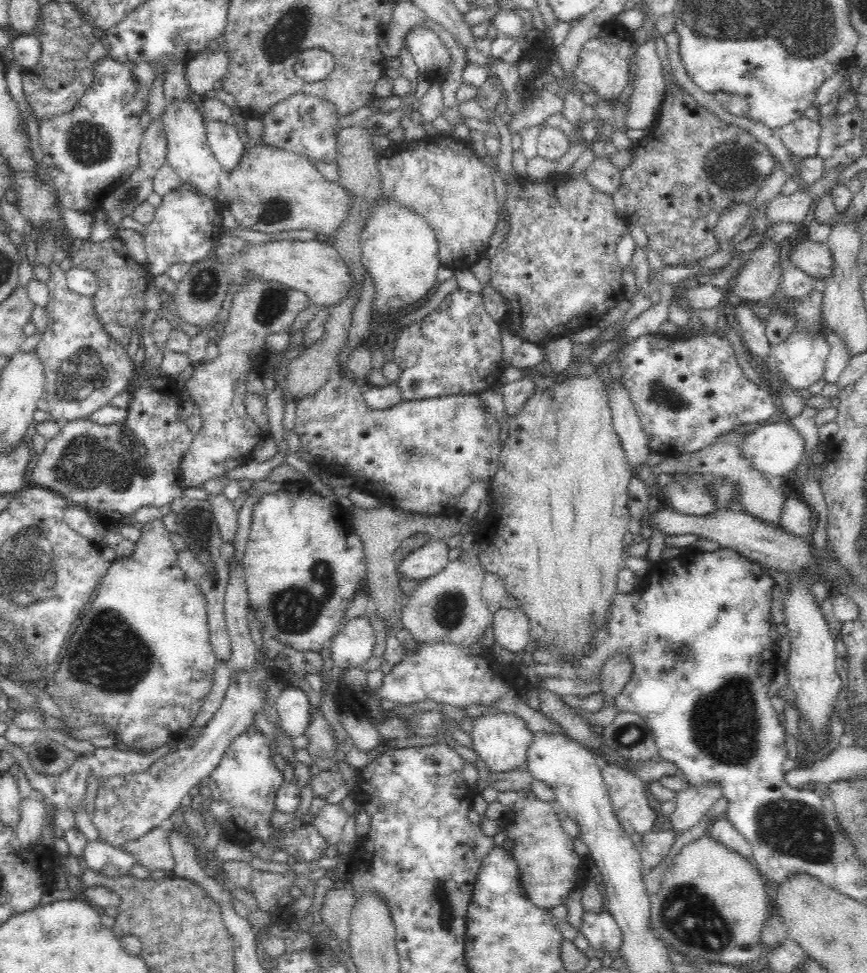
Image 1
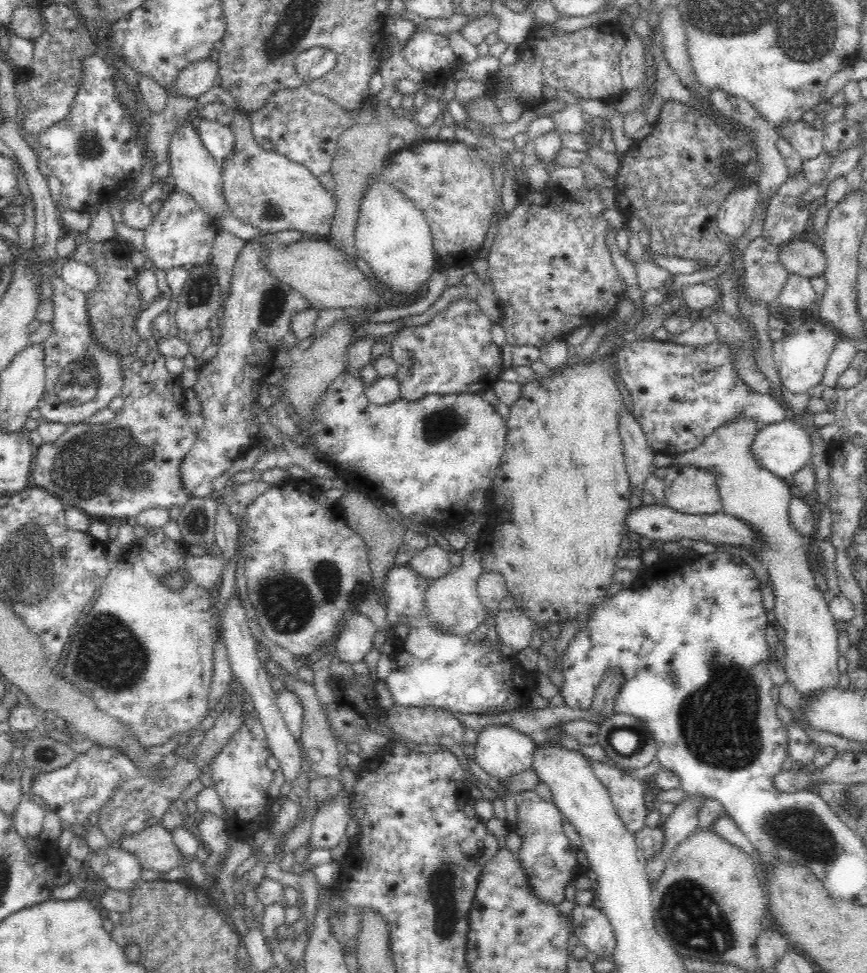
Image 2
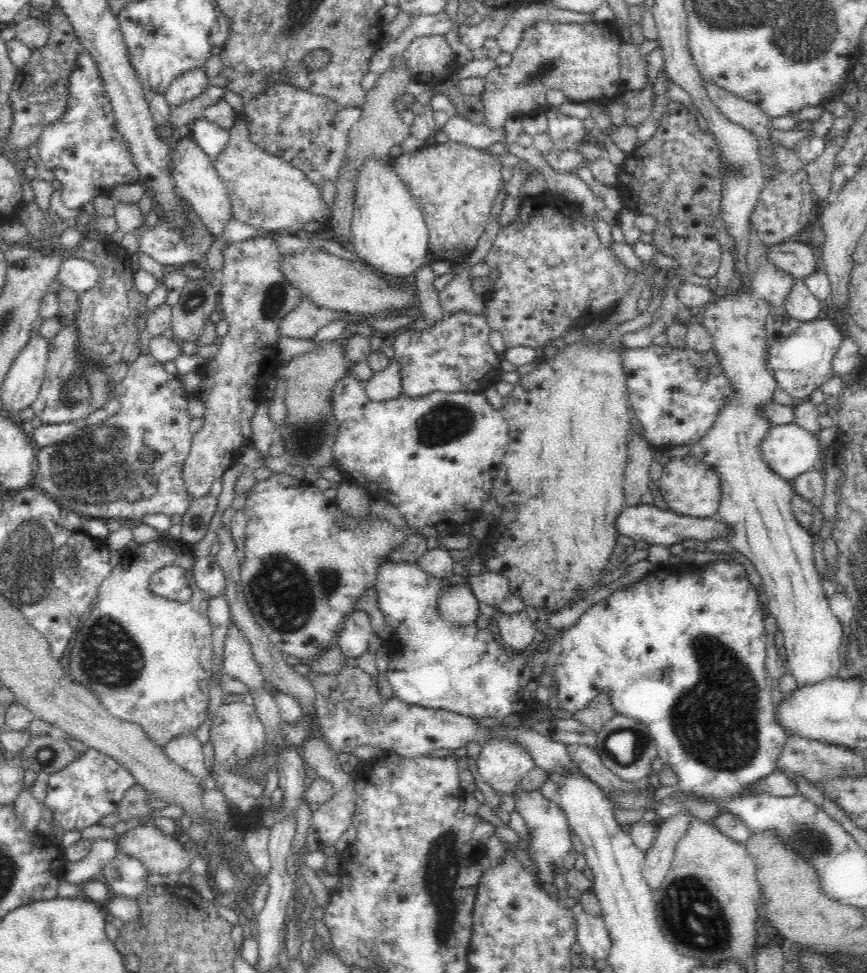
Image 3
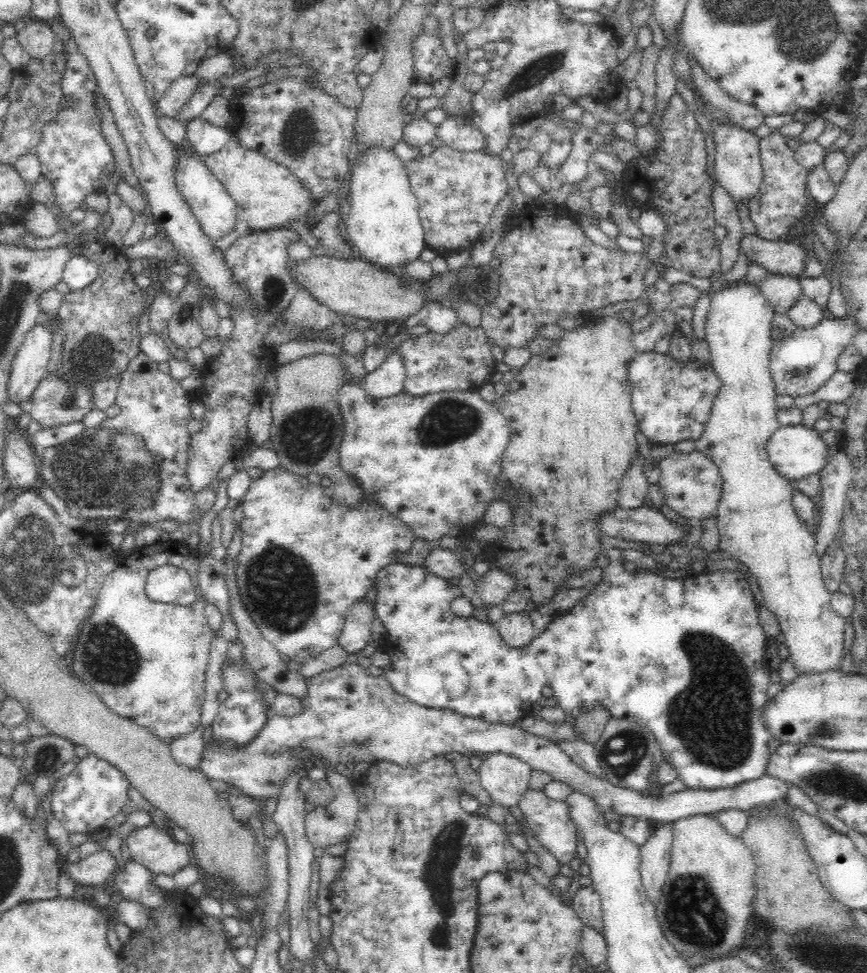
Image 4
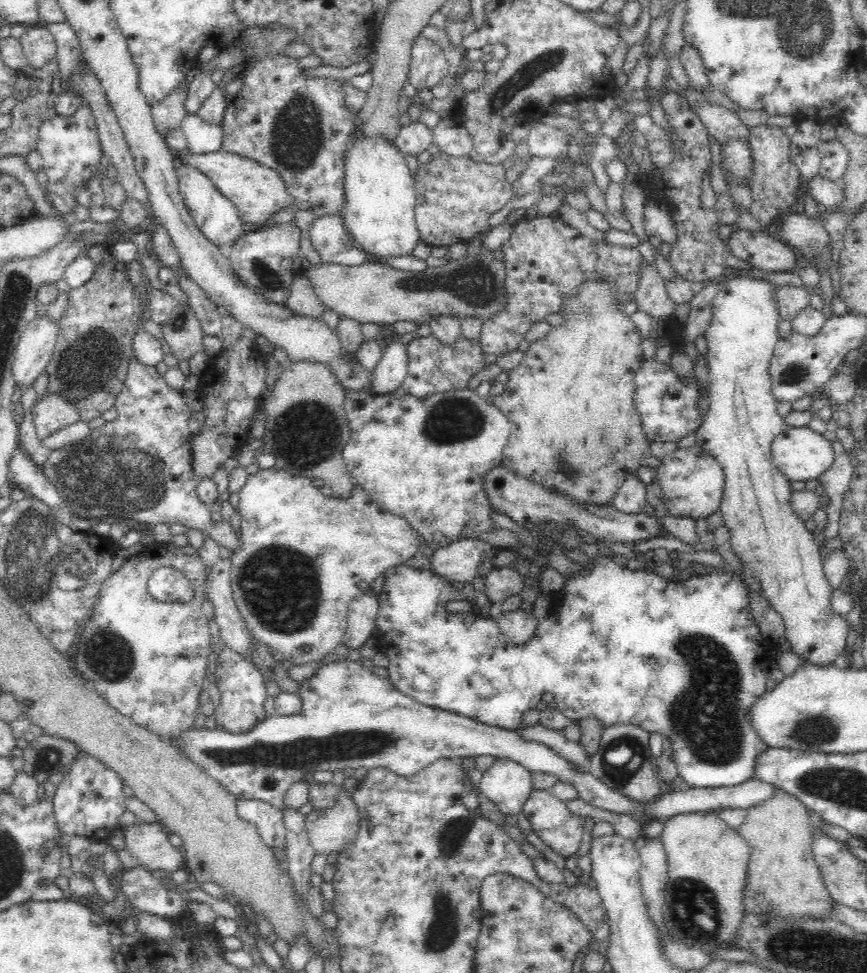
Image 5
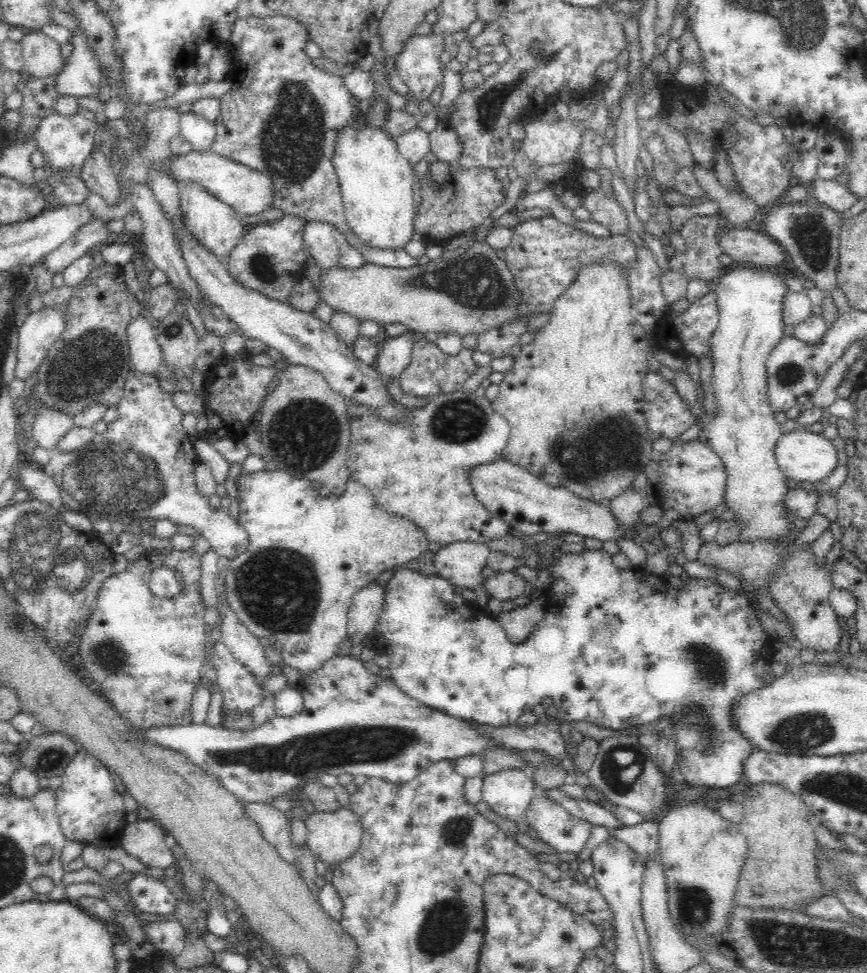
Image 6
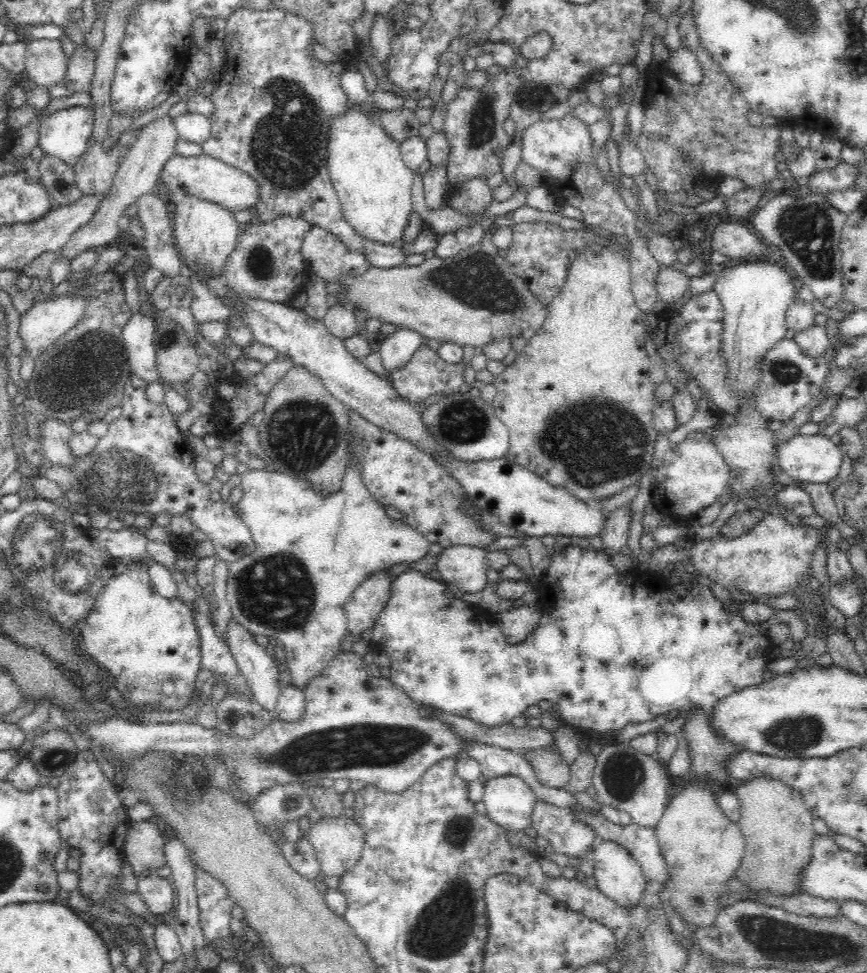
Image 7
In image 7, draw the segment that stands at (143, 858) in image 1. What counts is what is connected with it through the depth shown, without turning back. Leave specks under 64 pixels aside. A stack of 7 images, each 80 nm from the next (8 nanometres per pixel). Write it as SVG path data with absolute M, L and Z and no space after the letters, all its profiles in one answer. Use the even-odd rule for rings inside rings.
M156 820L135 822L131 821L128 830L128 840L126 840L126 862L132 866L134 874L141 875L144 871L153 871L166 865L164 854L163 834L161 834L160 824Z

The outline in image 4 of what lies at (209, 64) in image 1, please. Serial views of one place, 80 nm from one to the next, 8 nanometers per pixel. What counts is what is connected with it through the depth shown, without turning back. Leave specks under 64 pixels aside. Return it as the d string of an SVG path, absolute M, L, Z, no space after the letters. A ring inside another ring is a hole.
M188 75L177 78L166 90L163 98L154 105L154 112L160 113L171 119L179 120L182 106L193 96L200 78L196 75Z

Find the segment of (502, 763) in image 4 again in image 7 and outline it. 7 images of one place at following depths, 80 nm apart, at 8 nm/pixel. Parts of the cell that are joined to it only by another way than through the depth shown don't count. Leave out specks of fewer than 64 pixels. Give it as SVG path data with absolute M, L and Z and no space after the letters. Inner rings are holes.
M518 776L490 778L484 786L486 818L508 833L526 833L538 803L533 790Z

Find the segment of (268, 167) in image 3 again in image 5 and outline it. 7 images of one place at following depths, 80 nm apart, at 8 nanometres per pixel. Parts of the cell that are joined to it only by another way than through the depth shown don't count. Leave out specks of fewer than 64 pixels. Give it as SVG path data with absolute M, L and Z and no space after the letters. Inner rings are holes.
M220 150L202 154L190 153L179 159L183 168L190 167L202 172L224 197L234 203L247 229L271 224L272 214L284 208L292 208L294 197L286 193L282 177L274 169L266 168L252 159Z

